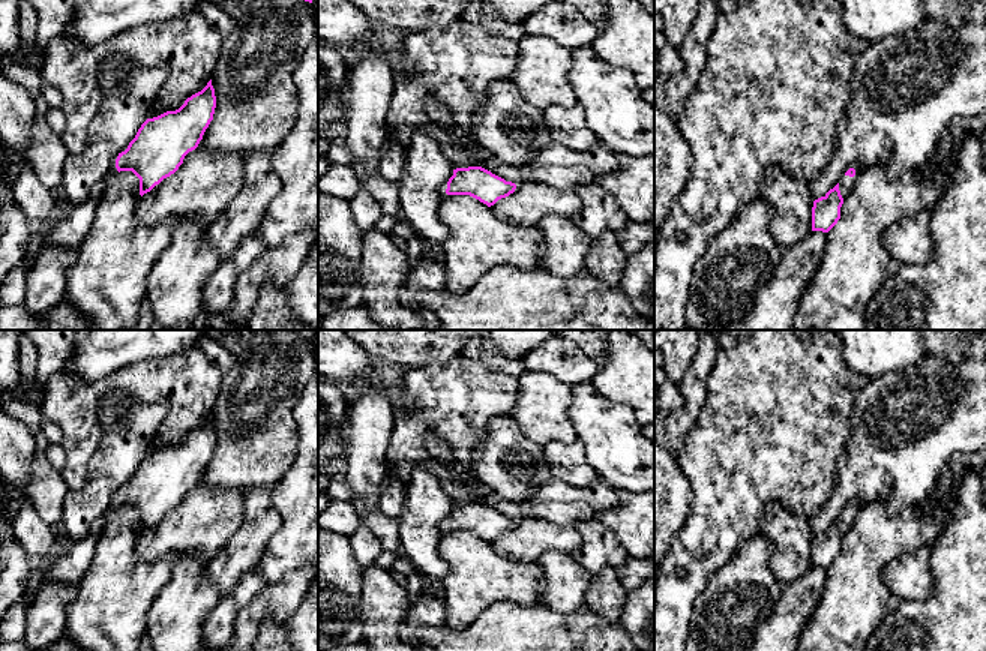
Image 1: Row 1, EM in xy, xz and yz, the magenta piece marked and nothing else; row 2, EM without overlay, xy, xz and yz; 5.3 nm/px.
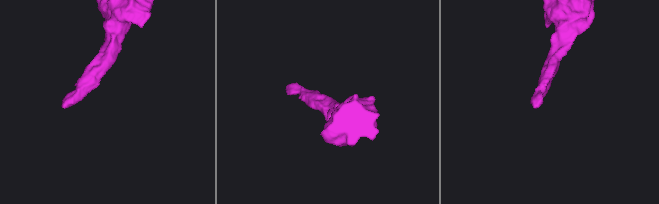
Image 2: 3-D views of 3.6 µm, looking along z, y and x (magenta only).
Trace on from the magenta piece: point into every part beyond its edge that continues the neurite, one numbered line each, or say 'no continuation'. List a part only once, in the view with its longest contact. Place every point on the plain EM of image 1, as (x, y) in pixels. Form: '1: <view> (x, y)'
1: yz (847, 519)

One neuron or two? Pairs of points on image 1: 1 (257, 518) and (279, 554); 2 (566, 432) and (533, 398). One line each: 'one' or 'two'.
1: two
2: one

